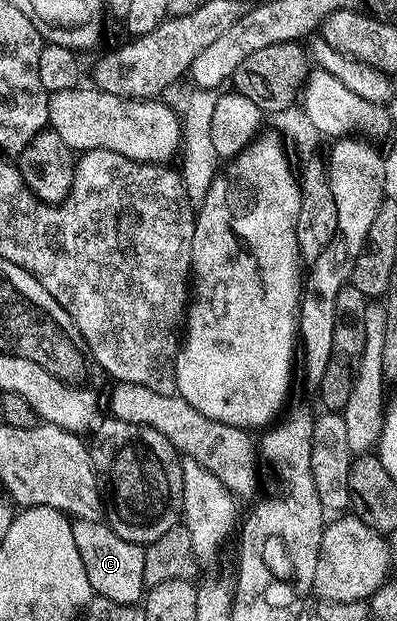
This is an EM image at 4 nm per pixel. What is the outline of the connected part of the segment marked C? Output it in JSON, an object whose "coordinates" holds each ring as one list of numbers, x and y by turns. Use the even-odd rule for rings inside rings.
{"coordinates":[[75,520,73,527,76,551,80,551,80,559,84,559,84,571,88,571,88,583,95,594,121,605,138,605,148,588,144,579,145,548,120,539,120,535,116,535,105,520]]}

